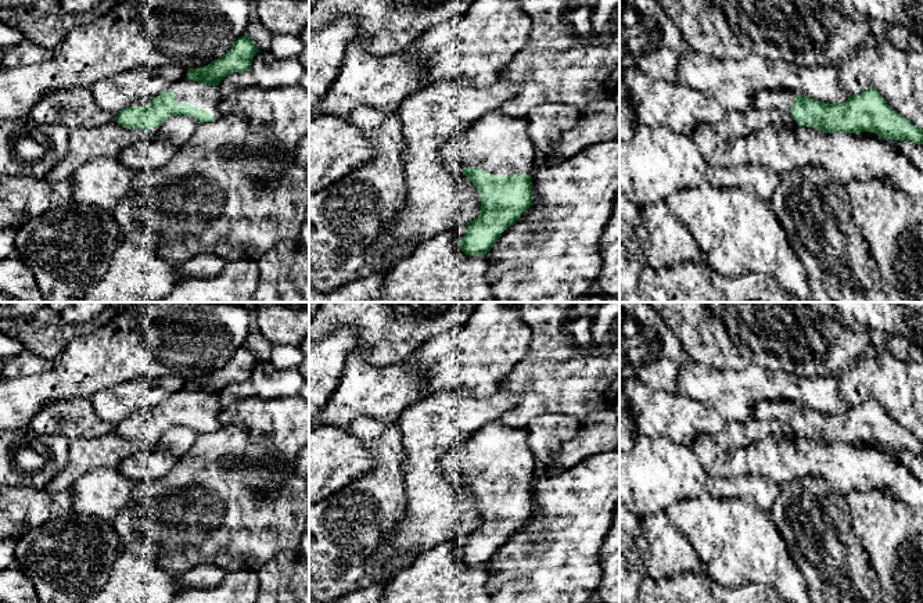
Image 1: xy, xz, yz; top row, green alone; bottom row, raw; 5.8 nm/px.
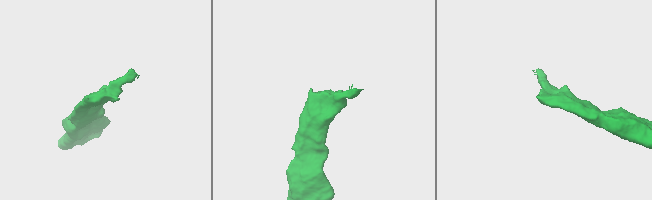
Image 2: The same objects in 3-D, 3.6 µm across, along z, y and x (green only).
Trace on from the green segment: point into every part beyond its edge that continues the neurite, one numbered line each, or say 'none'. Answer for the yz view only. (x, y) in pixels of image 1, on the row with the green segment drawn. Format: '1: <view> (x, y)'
1: yz (769, 108)

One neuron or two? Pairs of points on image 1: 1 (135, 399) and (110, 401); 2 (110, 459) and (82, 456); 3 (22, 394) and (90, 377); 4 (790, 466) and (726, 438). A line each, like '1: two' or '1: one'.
1: one
2: one
3: one
4: two

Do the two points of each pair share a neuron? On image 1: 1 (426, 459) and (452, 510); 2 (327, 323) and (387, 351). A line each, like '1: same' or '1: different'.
1: same
2: same

